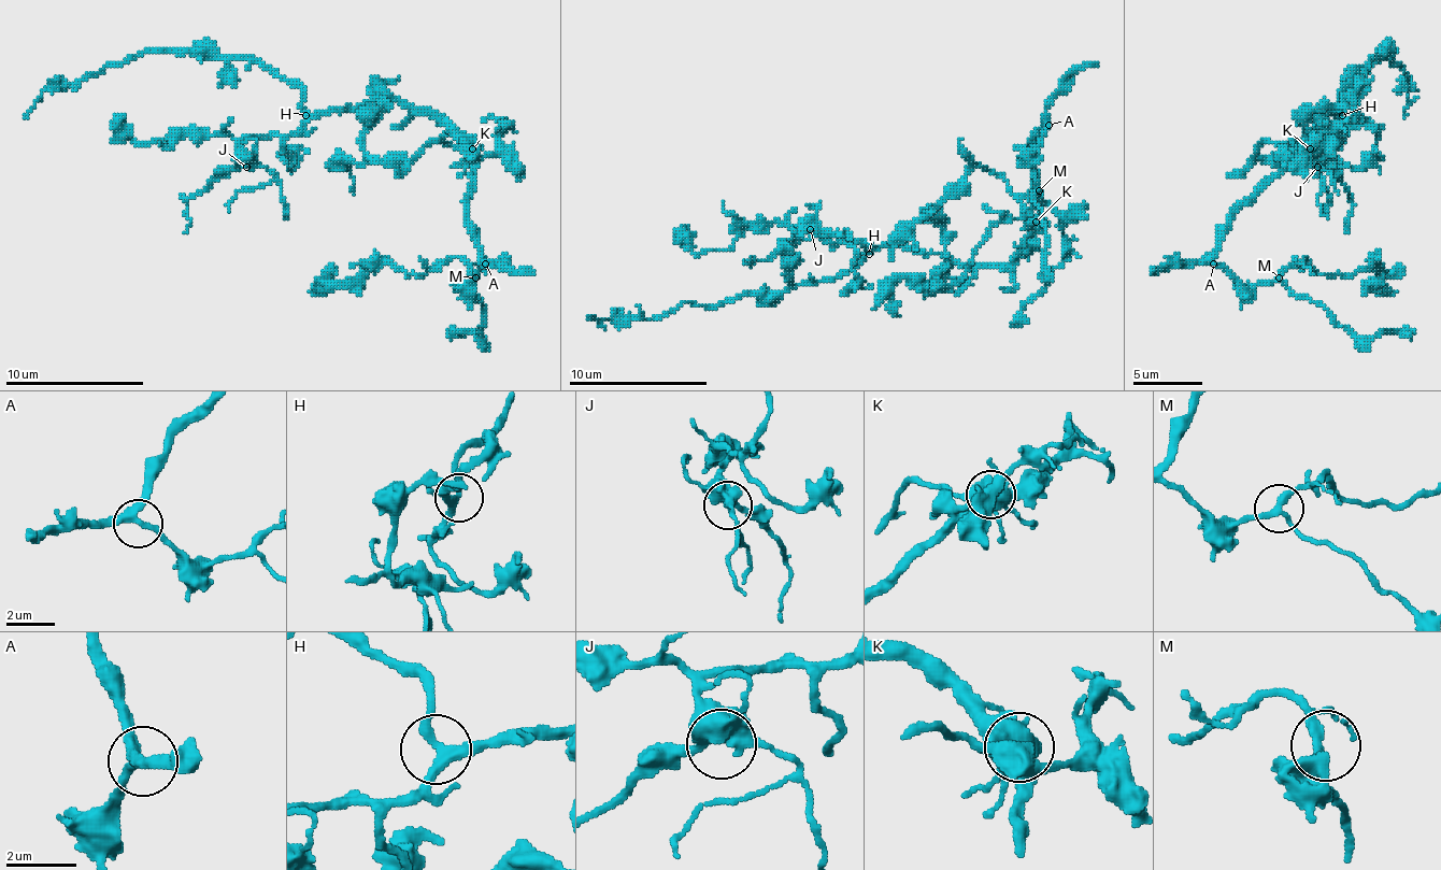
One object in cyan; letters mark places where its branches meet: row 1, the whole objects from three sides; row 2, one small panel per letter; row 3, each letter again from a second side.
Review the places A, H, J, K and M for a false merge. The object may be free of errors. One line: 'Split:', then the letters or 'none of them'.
Split: K

